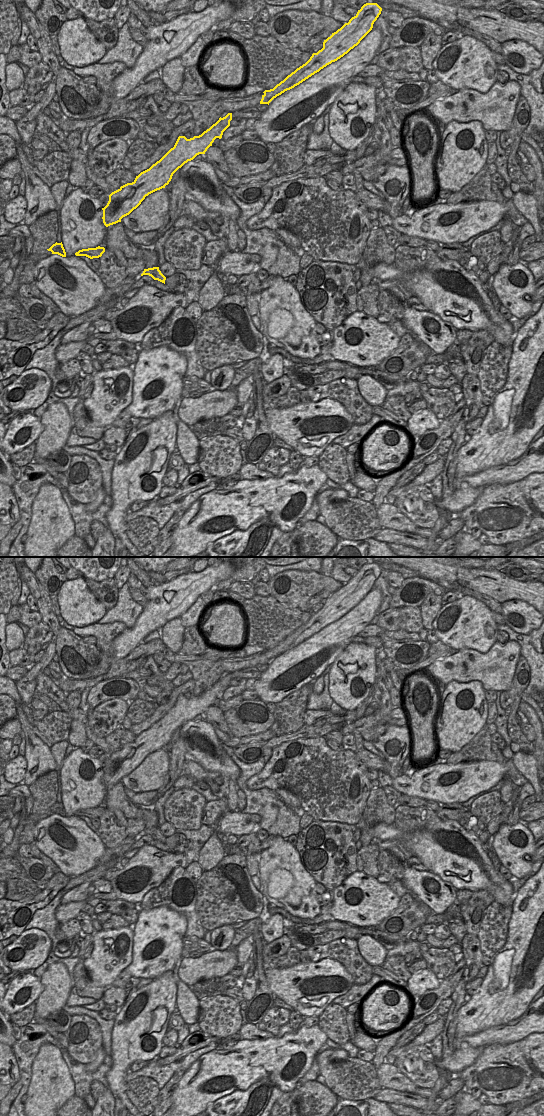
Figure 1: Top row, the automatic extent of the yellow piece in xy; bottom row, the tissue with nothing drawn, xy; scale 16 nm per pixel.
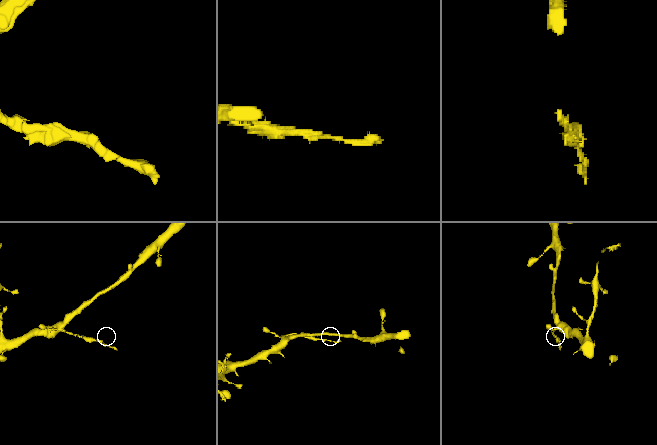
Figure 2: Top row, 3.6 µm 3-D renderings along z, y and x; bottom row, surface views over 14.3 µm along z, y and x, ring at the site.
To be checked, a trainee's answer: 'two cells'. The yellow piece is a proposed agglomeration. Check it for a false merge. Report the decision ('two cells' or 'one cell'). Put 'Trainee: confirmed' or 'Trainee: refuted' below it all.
two cells
Trainee: confirmed

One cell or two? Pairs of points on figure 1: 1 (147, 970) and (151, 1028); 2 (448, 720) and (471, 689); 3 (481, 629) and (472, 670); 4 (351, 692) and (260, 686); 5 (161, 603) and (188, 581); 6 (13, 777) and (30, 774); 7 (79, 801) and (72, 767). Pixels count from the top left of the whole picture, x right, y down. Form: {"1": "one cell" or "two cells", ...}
{"1": "two cells", "2": "one cell", "3": "two cells", "4": "two cells", "5": "one cell", "6": "two cells", "7": "one cell"}

